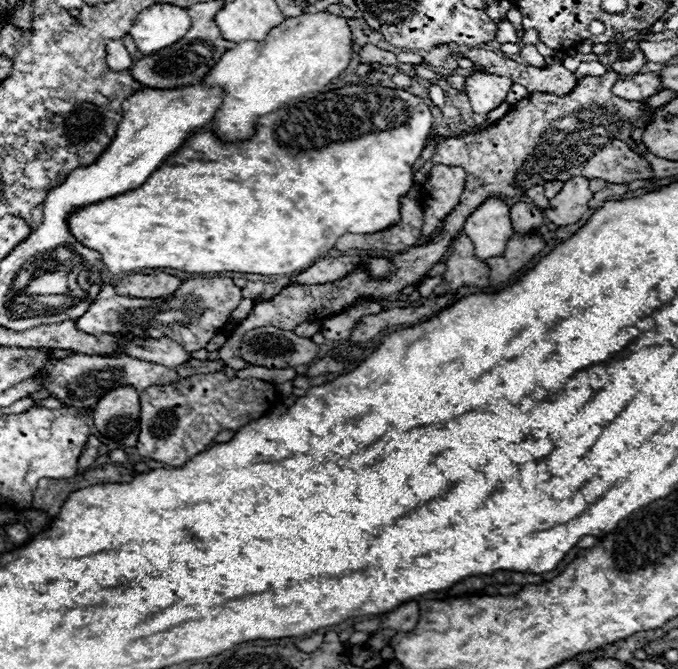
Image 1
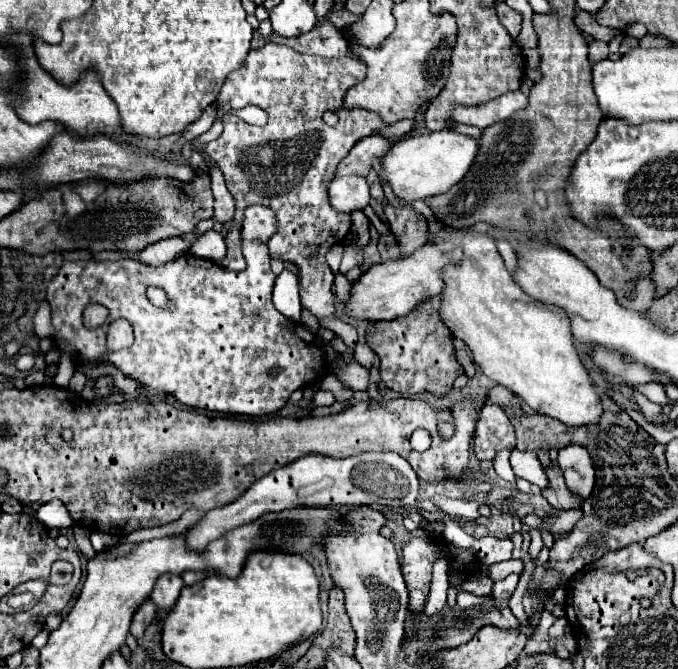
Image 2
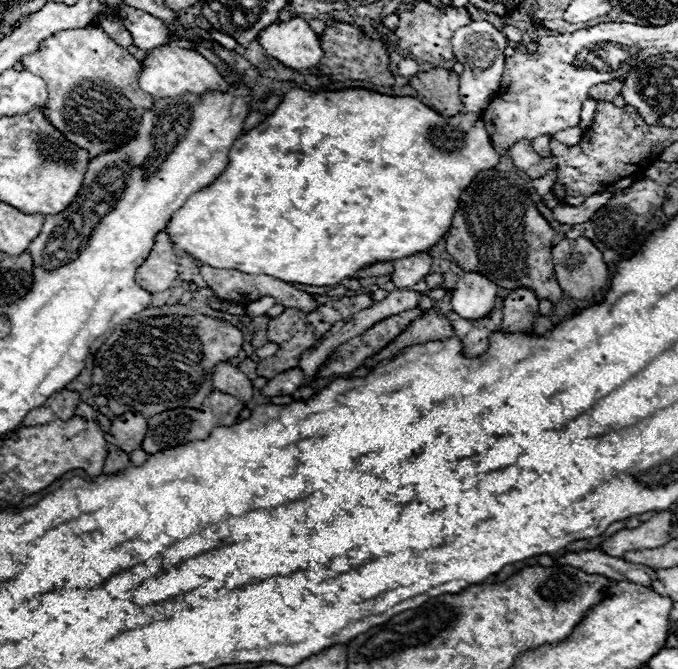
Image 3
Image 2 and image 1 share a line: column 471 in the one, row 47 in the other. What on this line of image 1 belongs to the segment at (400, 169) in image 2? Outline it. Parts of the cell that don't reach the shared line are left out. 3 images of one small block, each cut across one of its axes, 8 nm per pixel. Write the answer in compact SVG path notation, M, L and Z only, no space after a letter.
M154 4L140 12L130 28L138 52L152 54L176 44L190 30L190 16L172 4Z

